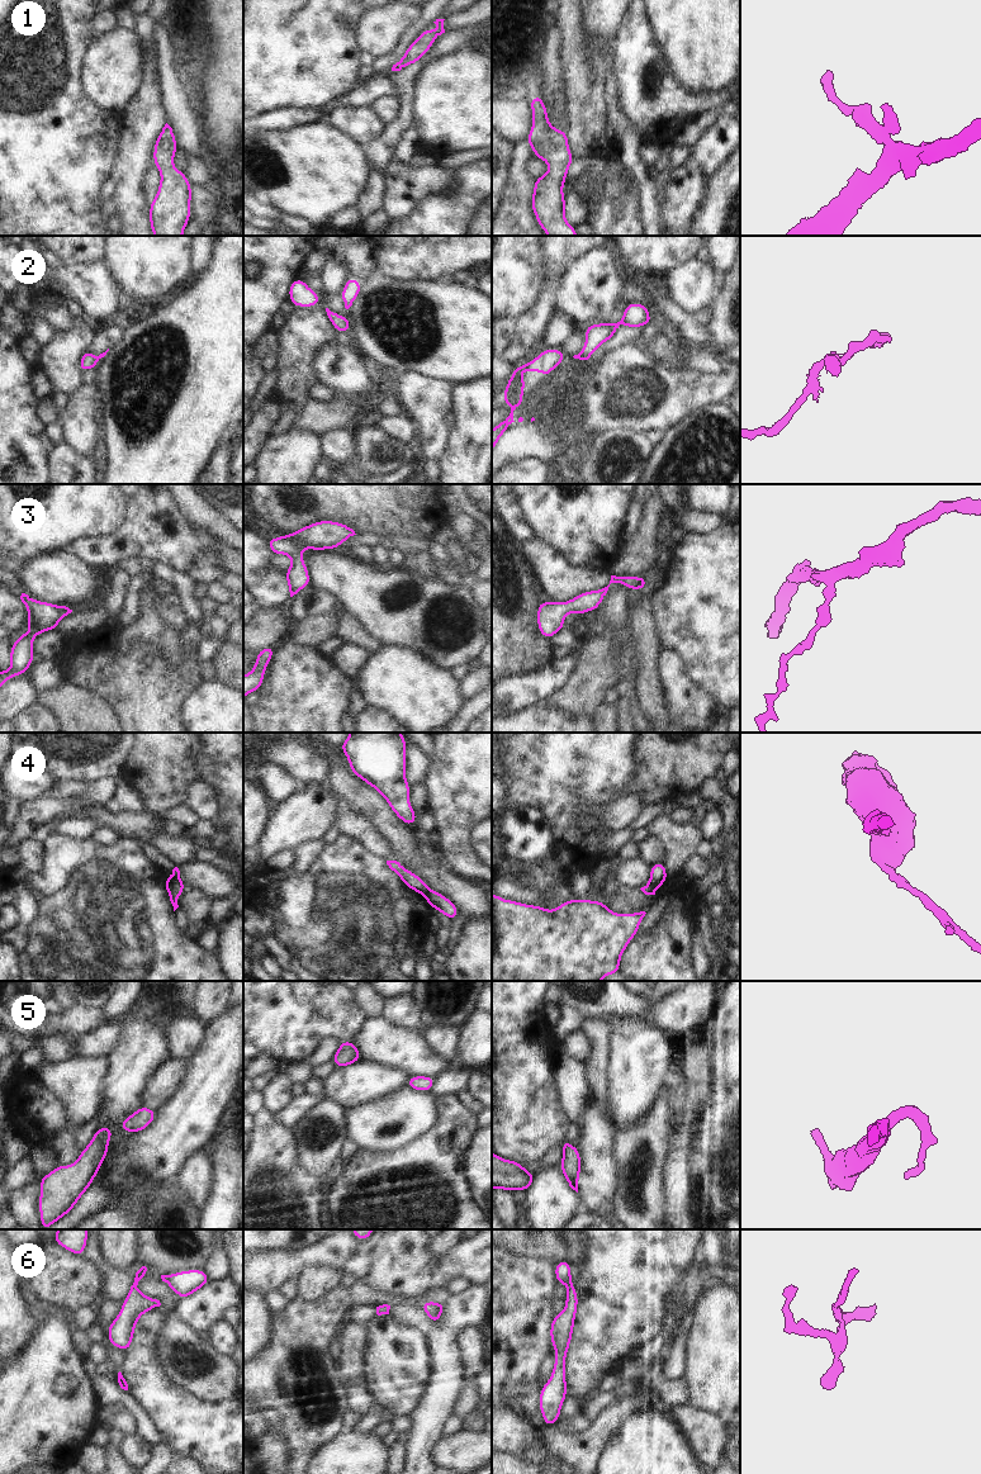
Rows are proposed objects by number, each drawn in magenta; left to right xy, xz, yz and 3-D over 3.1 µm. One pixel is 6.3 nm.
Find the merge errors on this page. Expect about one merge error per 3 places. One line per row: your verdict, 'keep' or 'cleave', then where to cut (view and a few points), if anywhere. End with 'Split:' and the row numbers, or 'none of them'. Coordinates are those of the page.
1: keep; no cut
2: cleave; cut in xz along (346, 318), (349, 323)
3: keep; no cut
4: cleave; cut in xy along (170, 876), (184, 887)
5: keep; no cut
6: keep; no cut
Split: 2, 4

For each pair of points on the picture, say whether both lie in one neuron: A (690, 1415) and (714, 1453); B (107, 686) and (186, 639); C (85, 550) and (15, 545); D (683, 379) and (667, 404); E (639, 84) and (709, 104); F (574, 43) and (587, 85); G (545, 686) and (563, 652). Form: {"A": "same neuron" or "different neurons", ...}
{"A": "same neuron", "B": "same neuron", "C": "different neurons", "D": "same neuron", "E": "same neuron", "F": "same neuron", "G": "different neurons"}

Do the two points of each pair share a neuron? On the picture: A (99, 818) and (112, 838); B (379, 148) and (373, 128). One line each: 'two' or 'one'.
A: two
B: two

